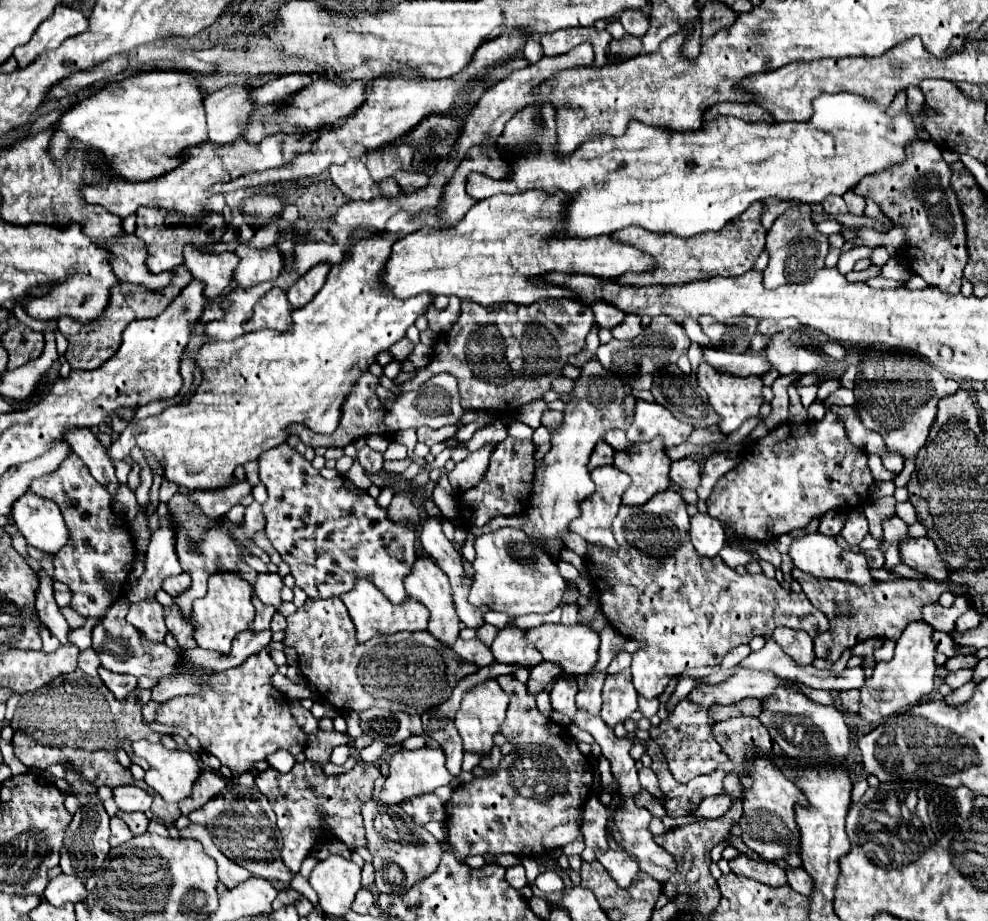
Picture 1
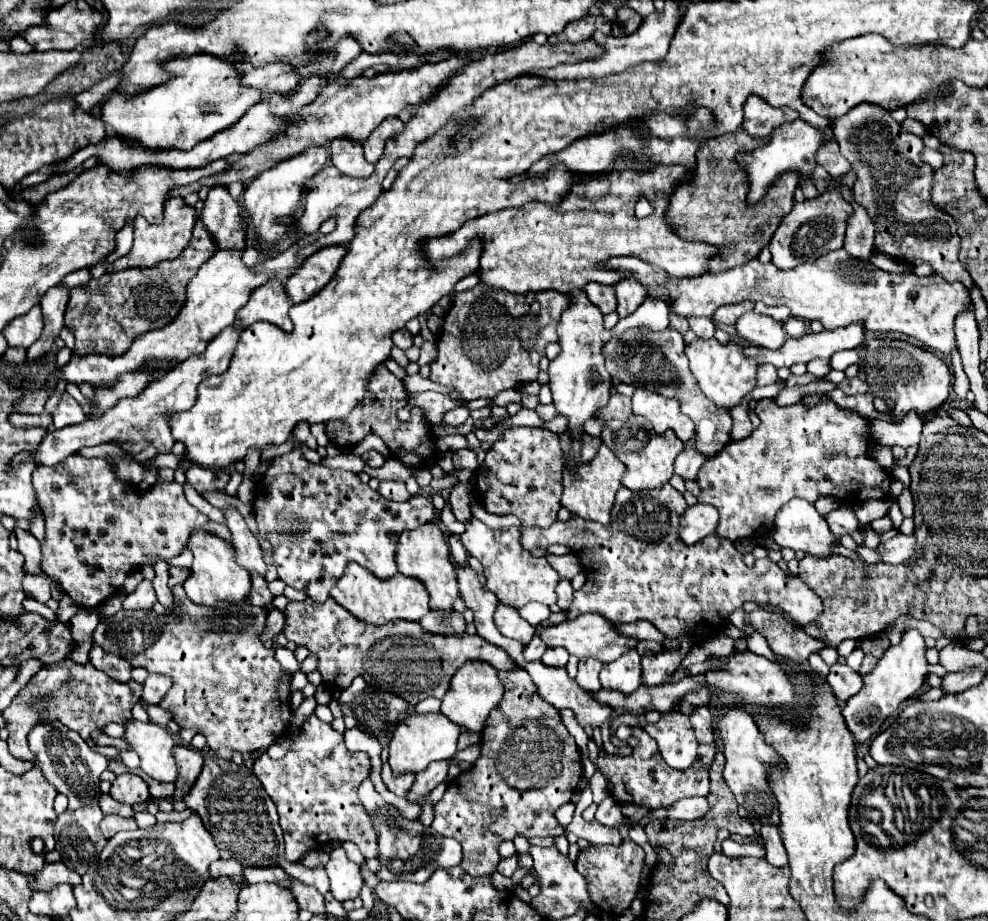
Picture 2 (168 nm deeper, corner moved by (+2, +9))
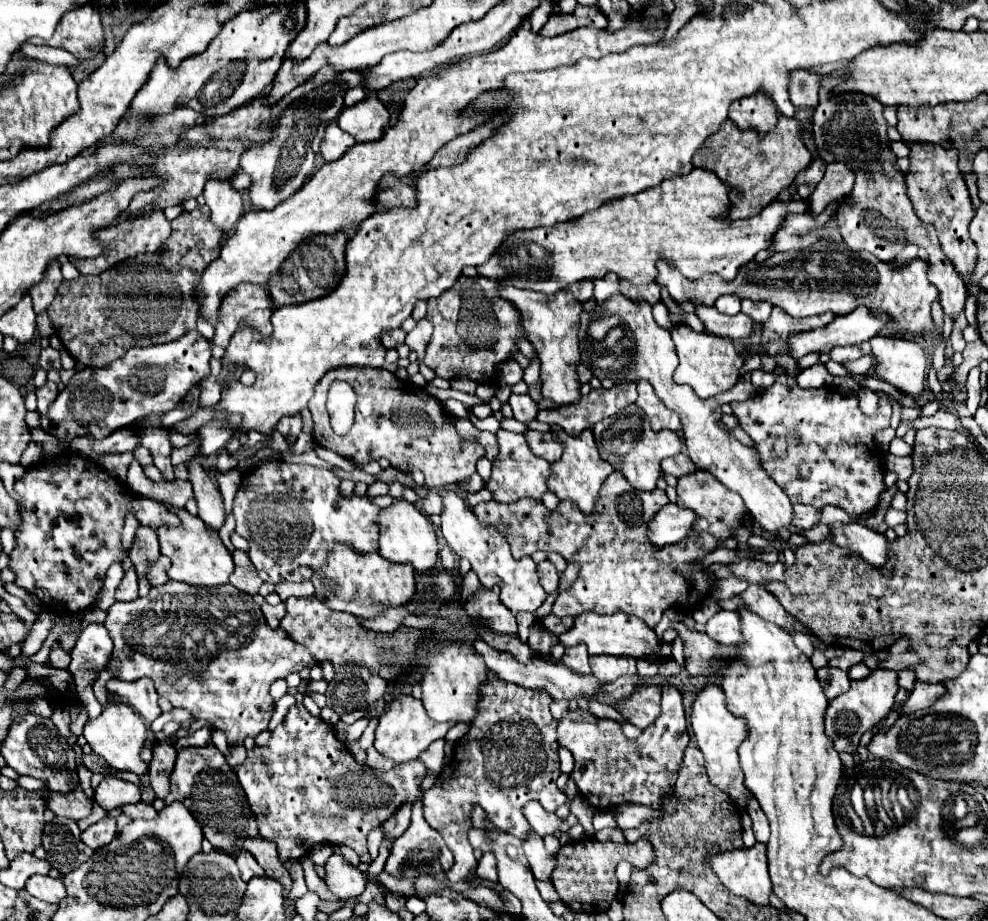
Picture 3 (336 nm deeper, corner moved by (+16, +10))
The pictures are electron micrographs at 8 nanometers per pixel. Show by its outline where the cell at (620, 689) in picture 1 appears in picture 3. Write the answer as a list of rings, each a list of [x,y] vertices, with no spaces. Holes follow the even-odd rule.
[[[594,655],[589,657],[592,675],[598,677],[600,683],[612,683],[622,675],[636,673],[636,661],[630,657],[616,655]]]

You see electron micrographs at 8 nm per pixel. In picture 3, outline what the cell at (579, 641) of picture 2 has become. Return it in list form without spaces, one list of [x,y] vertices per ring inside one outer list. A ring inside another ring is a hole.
[[[582,613],[578,615],[574,627],[560,635],[560,643],[566,647],[586,643],[590,655],[624,655],[624,657],[634,657],[634,659],[672,659],[672,643],[660,641],[654,633],[652,627],[644,625],[638,617],[626,615],[626,613],[616,613],[616,615],[598,615],[598,613]]]

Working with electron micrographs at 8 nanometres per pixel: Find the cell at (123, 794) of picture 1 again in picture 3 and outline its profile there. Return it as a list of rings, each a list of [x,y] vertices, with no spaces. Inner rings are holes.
[[[106,775],[104,781],[96,787],[94,799],[104,809],[122,807],[128,803],[140,803],[140,787],[136,787],[134,783],[116,779],[112,775]]]

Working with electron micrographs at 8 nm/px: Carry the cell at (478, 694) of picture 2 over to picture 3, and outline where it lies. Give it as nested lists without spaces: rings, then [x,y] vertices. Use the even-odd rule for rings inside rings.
[[[452,641],[426,663],[422,675],[422,703],[434,721],[472,721],[476,717],[478,689],[486,681],[486,665],[470,643]]]

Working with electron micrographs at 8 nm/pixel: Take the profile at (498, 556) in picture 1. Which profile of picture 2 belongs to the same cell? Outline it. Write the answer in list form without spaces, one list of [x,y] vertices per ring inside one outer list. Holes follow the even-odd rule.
[[[472,518],[466,524],[466,532],[460,536],[460,540],[468,550],[468,554],[478,558],[484,568],[486,576],[484,590],[494,592],[502,604],[520,608],[528,602],[542,602],[546,606],[552,606],[556,602],[556,586],[560,580],[558,572],[548,564],[544,556],[536,558],[526,548],[522,548],[518,528],[492,530],[484,522]]]

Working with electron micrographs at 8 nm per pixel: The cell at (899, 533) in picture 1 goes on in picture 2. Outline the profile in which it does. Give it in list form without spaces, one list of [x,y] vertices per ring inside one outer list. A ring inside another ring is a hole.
[[[884,498],[884,500],[868,500],[860,506],[856,506],[856,516],[860,518],[862,524],[870,524],[876,518],[888,516],[888,510],[892,506],[892,498]]]

